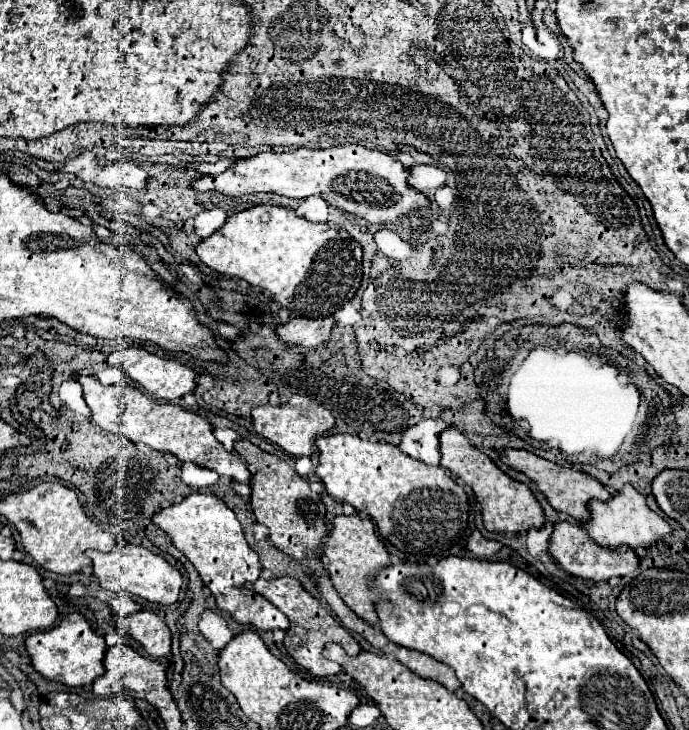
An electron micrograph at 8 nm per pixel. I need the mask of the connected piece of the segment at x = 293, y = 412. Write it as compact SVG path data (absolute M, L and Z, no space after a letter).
M293 395L285 405L281 407L271 407L271 405L263 405L263 407L255 407L251 411L253 417L253 425L255 431L269 439L271 443L277 443L283 451L287 451L289 455L295 457L303 457L303 455L313 455L313 447L319 435L327 433L333 425L335 425L335 417L321 405L315 405L313 401L309 401L303 395Z

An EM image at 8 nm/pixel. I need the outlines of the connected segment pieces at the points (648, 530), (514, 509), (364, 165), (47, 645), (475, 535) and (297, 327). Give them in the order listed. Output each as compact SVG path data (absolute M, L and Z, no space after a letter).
M625 485L621 491L617 491L611 501L605 501L605 503L591 501L589 509L591 509L591 521L581 525L581 527L585 527L589 537L593 537L603 547L619 549L621 545L627 545L631 549L637 549L637 547L647 549L655 543L661 543L665 537L669 537L673 533L671 525L663 517L655 515L649 509L649 505L645 501L645 495L641 495L631 485Z
M447 427L439 435L439 449L441 449L441 467L449 469L457 477L465 481L477 495L477 501L483 509L483 521L489 531L503 531L503 533L527 533L529 527L543 527L545 515L541 509L541 503L529 489L529 485L515 481L507 473L503 473L481 449L473 447L469 439L457 429Z
M339 145L339 147L329 147L329 149L295 149L295 151L283 151L283 153L259 153L249 159L239 159L237 165L227 169L225 173L219 175L205 175L197 181L193 181L193 187L197 191L219 191L229 197L243 197L249 193L277 193L289 199L307 199L311 195L319 195L325 199L329 205L353 213L357 217L367 219L369 223L375 225L389 225L399 221L403 215L415 209L431 209L431 199L419 191L415 191L409 185L409 173L411 167L403 165L399 159L381 153L377 149L367 149L363 145Z
M69 613L53 629L29 635L25 641L25 647L31 657L31 665L37 673L41 673L43 677L47 677L51 681L63 683L67 687L91 685L97 677L101 677L105 673L105 669L103 669L103 657L107 651L105 639L101 635L97 635L91 629L91 625L87 623L87 619L79 613Z
M473 531L471 537L469 537L469 543L467 543L467 549L477 555L477 557L491 557L495 553L501 551L501 543L499 541L493 541L493 539L485 539L479 531Z
M297 317L297 319L291 319L289 323L277 327L277 335L285 343L293 343L293 345L301 345L301 347L317 347L331 337L333 327L335 327L333 317L323 317L323 319Z

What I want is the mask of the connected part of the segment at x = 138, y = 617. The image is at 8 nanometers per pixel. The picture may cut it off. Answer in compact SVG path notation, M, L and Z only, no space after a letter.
M151 611L127 615L119 621L119 629L139 641L153 657L167 657L171 653L171 633L163 619Z

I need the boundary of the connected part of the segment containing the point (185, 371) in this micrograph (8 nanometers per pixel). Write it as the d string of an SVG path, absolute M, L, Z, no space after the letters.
M127 347L112 352L107 358L107 363L111 366L121 367L133 381L143 385L149 391L149 395L153 395L161 401L171 401L171 399L183 397L185 393L191 393L195 389L195 373L189 367L181 365L179 361L171 361L171 359L159 357L155 353L149 353L143 347Z

